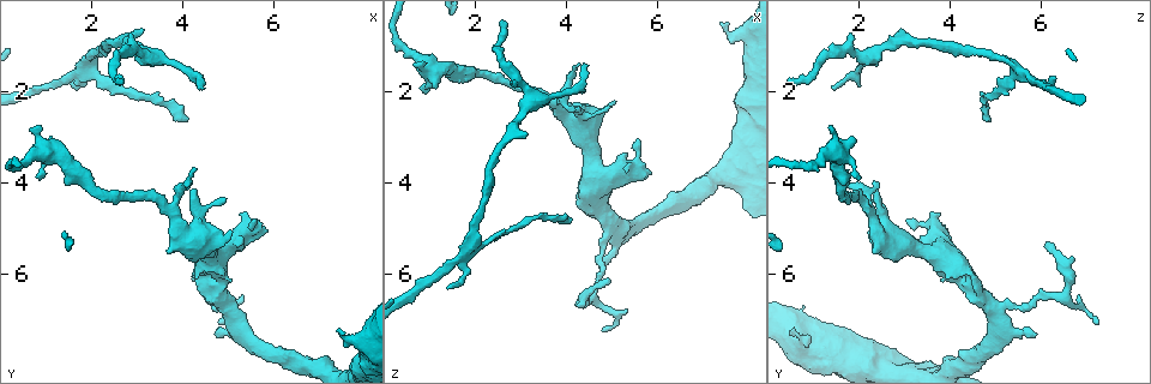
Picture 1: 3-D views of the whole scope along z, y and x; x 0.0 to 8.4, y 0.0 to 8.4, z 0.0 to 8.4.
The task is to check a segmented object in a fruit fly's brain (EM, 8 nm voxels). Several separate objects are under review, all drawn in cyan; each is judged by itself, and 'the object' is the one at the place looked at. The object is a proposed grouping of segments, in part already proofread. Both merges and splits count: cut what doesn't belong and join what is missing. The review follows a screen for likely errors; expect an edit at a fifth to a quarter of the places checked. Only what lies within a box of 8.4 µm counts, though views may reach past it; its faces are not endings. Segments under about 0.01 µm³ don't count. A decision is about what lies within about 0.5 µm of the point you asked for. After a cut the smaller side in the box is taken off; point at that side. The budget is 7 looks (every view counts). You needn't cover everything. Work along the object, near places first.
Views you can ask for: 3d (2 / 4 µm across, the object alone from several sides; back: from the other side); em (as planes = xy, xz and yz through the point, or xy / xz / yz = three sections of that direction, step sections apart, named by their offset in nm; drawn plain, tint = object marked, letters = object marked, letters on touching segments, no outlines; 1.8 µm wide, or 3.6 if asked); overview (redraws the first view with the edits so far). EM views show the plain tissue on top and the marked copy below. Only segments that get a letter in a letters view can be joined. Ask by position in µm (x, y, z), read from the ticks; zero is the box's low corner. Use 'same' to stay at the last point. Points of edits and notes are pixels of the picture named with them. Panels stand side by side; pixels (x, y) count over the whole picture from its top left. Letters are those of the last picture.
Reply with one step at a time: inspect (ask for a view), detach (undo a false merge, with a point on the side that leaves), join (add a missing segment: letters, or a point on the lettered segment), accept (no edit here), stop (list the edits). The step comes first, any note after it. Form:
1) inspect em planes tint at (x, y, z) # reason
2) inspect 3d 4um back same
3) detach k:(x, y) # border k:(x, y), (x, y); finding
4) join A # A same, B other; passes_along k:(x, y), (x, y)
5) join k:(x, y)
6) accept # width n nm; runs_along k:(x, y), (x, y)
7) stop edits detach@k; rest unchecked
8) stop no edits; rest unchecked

inspect em planes tint at (0.90, 2.80, 1.35) # free end

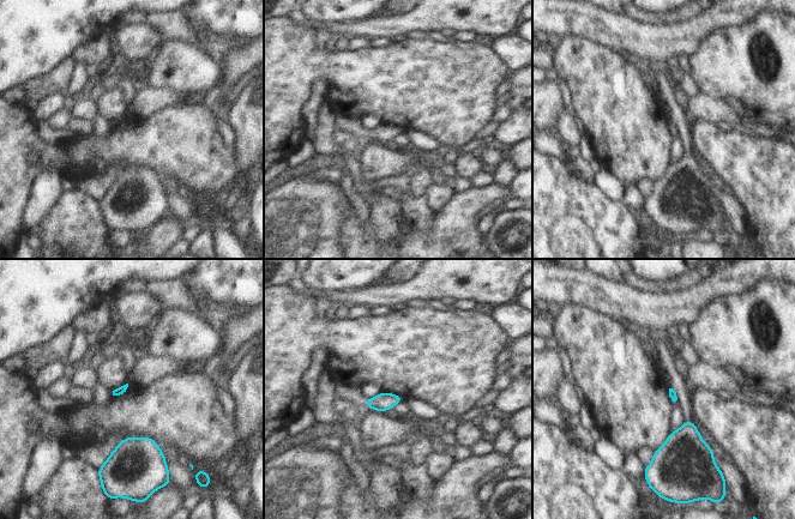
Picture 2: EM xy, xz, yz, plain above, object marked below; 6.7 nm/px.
inspect em planes letters same # what lies round it

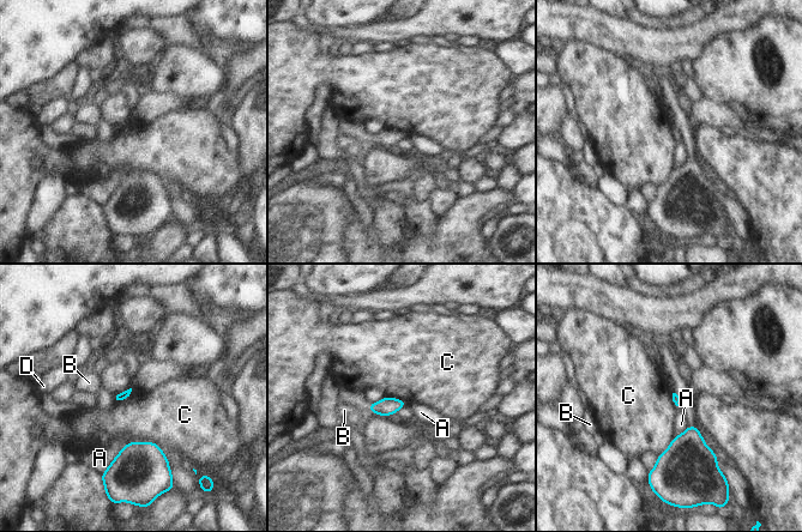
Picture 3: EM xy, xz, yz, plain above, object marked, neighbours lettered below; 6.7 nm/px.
join D # A other, B other, C other, D same; passes_along 3:(386, 406), (369, 406), (355, 398); it goes on there

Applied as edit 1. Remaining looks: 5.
inspect em planes letters at (4.10, 2.70, 4.80) # free end

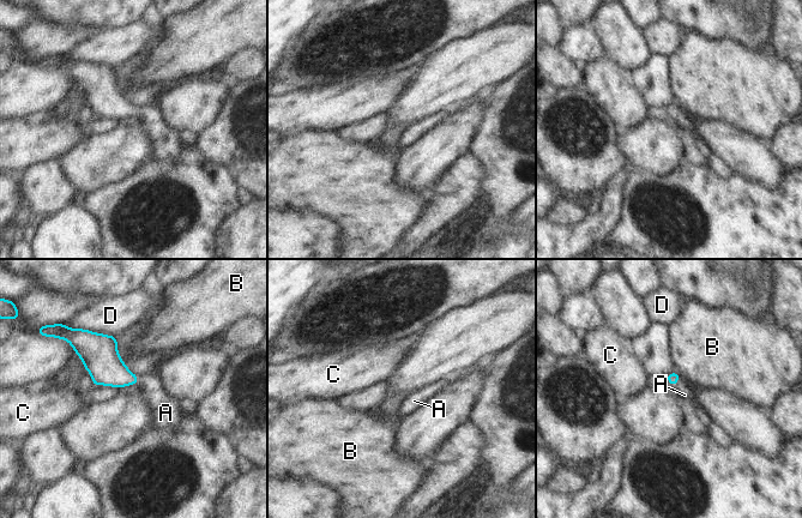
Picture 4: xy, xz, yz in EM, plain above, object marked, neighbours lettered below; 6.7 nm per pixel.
join A # A same, B other, C other, D other; passes_along 4:(673, 378), (676, 381), (685, 395); it goes on there

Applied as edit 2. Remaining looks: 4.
inspect 3d 4um at (4.45, 2.00, 1.35)

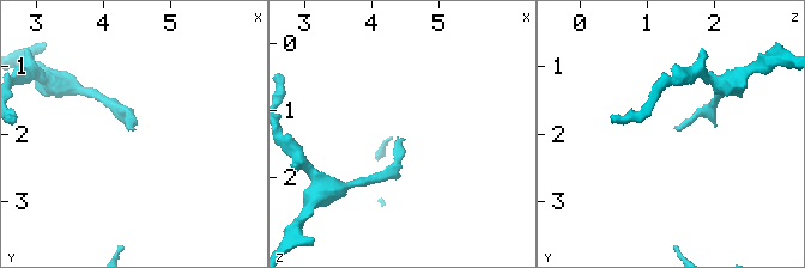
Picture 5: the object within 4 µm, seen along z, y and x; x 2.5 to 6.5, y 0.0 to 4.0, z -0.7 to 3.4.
inspect em planes letters at (4.40, 1.95, 1.40) # need the tissue

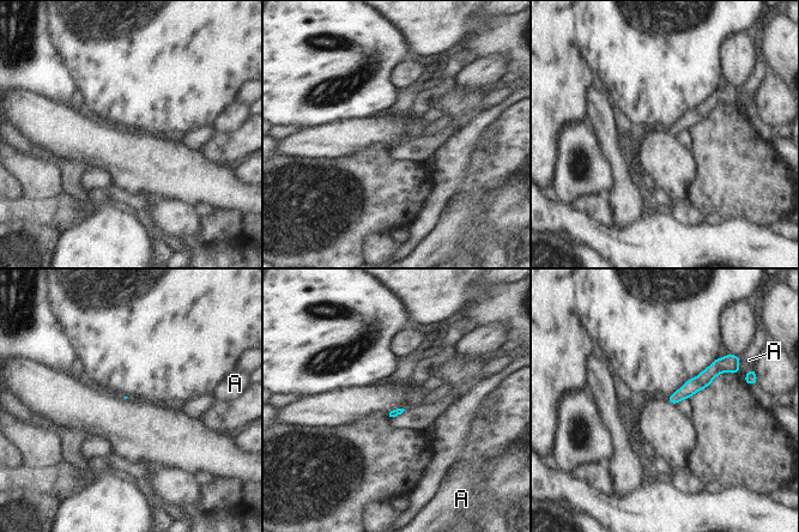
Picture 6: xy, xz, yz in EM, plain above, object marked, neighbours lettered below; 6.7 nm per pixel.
accept # A other; border 6:(739, 364), (737, 373); none of them fits

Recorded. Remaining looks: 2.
stop edits join@3, join@4; rest unchecked

